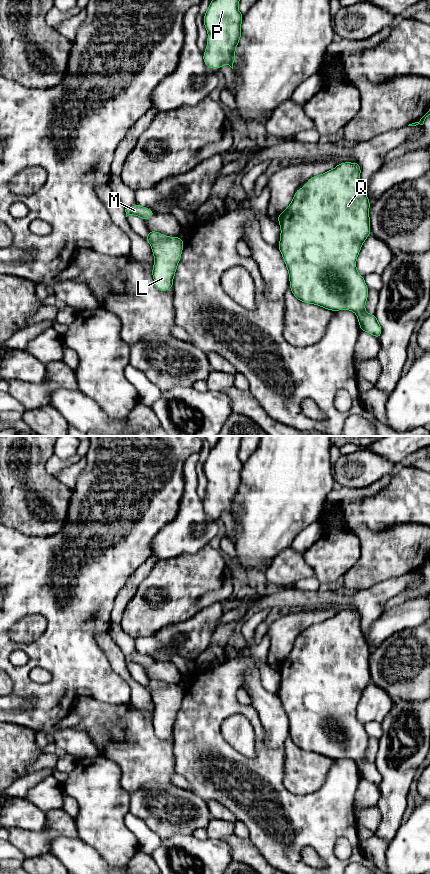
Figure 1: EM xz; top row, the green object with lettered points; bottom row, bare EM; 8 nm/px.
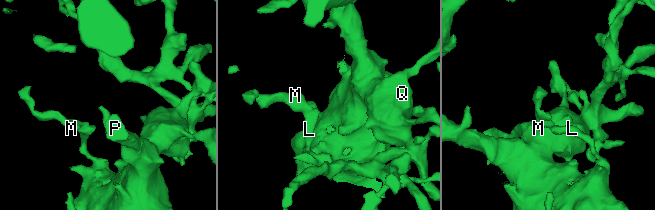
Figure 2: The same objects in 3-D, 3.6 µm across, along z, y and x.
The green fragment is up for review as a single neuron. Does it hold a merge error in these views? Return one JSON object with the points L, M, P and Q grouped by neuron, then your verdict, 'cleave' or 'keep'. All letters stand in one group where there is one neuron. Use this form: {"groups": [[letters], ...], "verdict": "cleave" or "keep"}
{"groups": [["L", "P", "Q"], ["M"]], "verdict": "cleave"}

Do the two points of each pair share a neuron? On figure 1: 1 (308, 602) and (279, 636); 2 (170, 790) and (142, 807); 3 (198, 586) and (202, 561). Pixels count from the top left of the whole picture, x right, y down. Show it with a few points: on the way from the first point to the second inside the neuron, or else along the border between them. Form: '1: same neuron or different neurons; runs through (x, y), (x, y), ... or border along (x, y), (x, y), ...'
1: different neurons; border along (321, 607), (306, 609)
2: same neuron; runs through (163, 797), (158, 802), (149, 803)
3: same neuron; runs through (198, 580), (198, 574), (202, 567)

